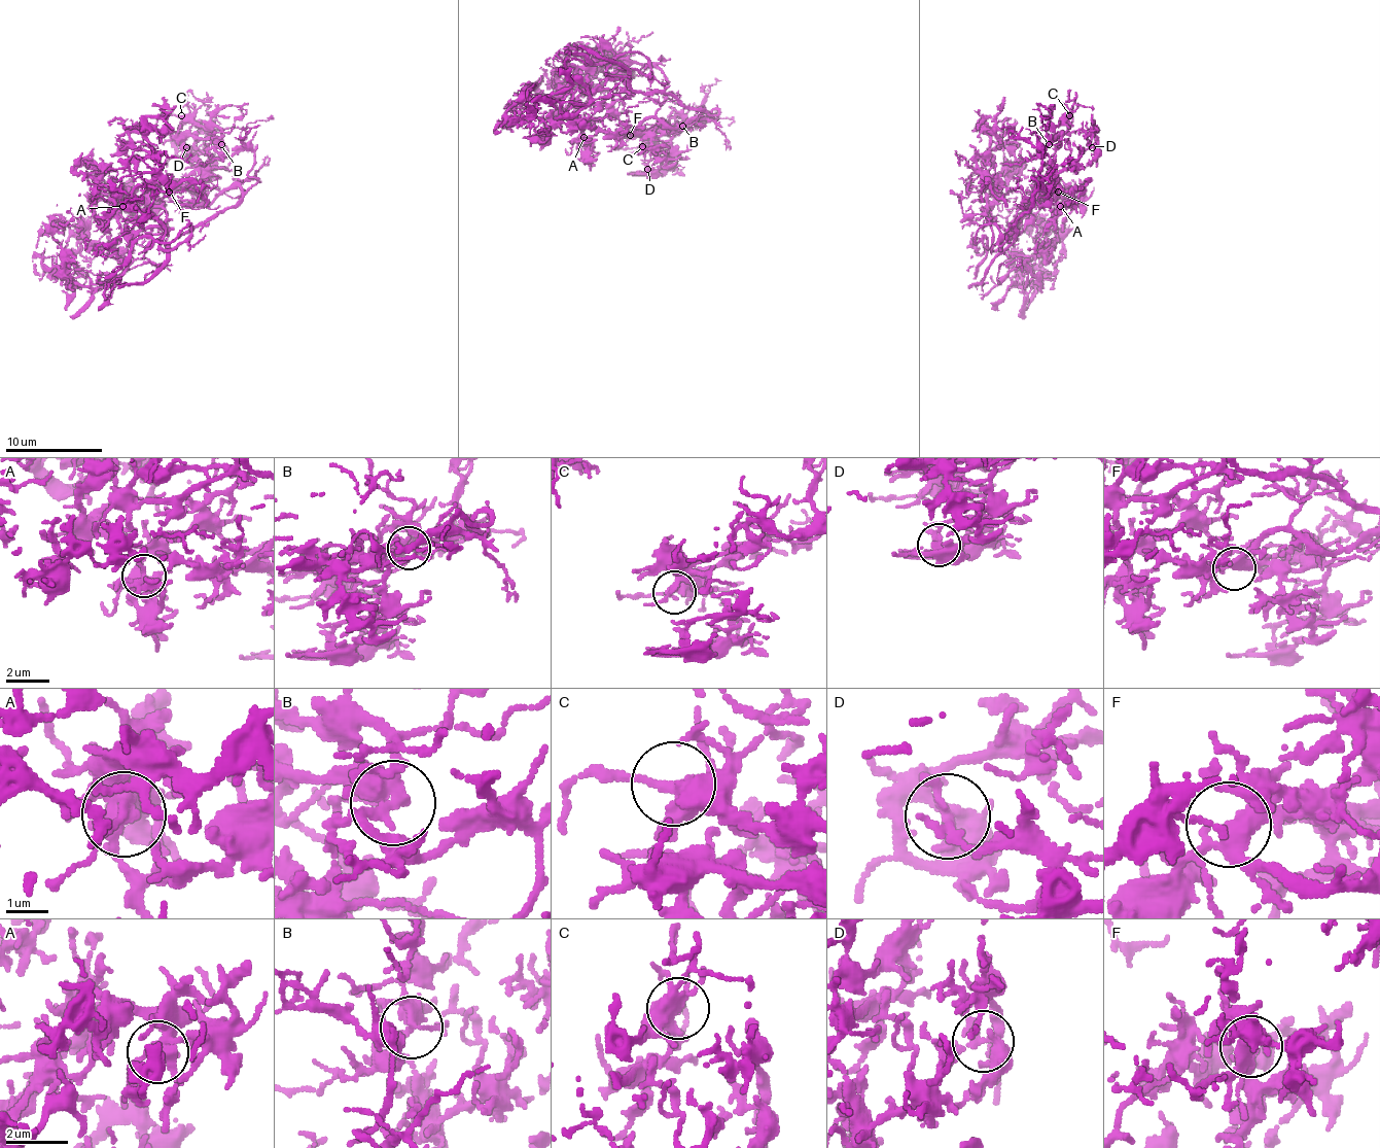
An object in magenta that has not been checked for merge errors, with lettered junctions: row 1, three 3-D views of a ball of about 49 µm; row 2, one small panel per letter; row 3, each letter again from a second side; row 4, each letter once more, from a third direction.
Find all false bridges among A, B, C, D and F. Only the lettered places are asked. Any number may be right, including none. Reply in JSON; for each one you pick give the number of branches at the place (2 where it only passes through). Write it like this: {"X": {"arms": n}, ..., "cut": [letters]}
{"cut": []}

